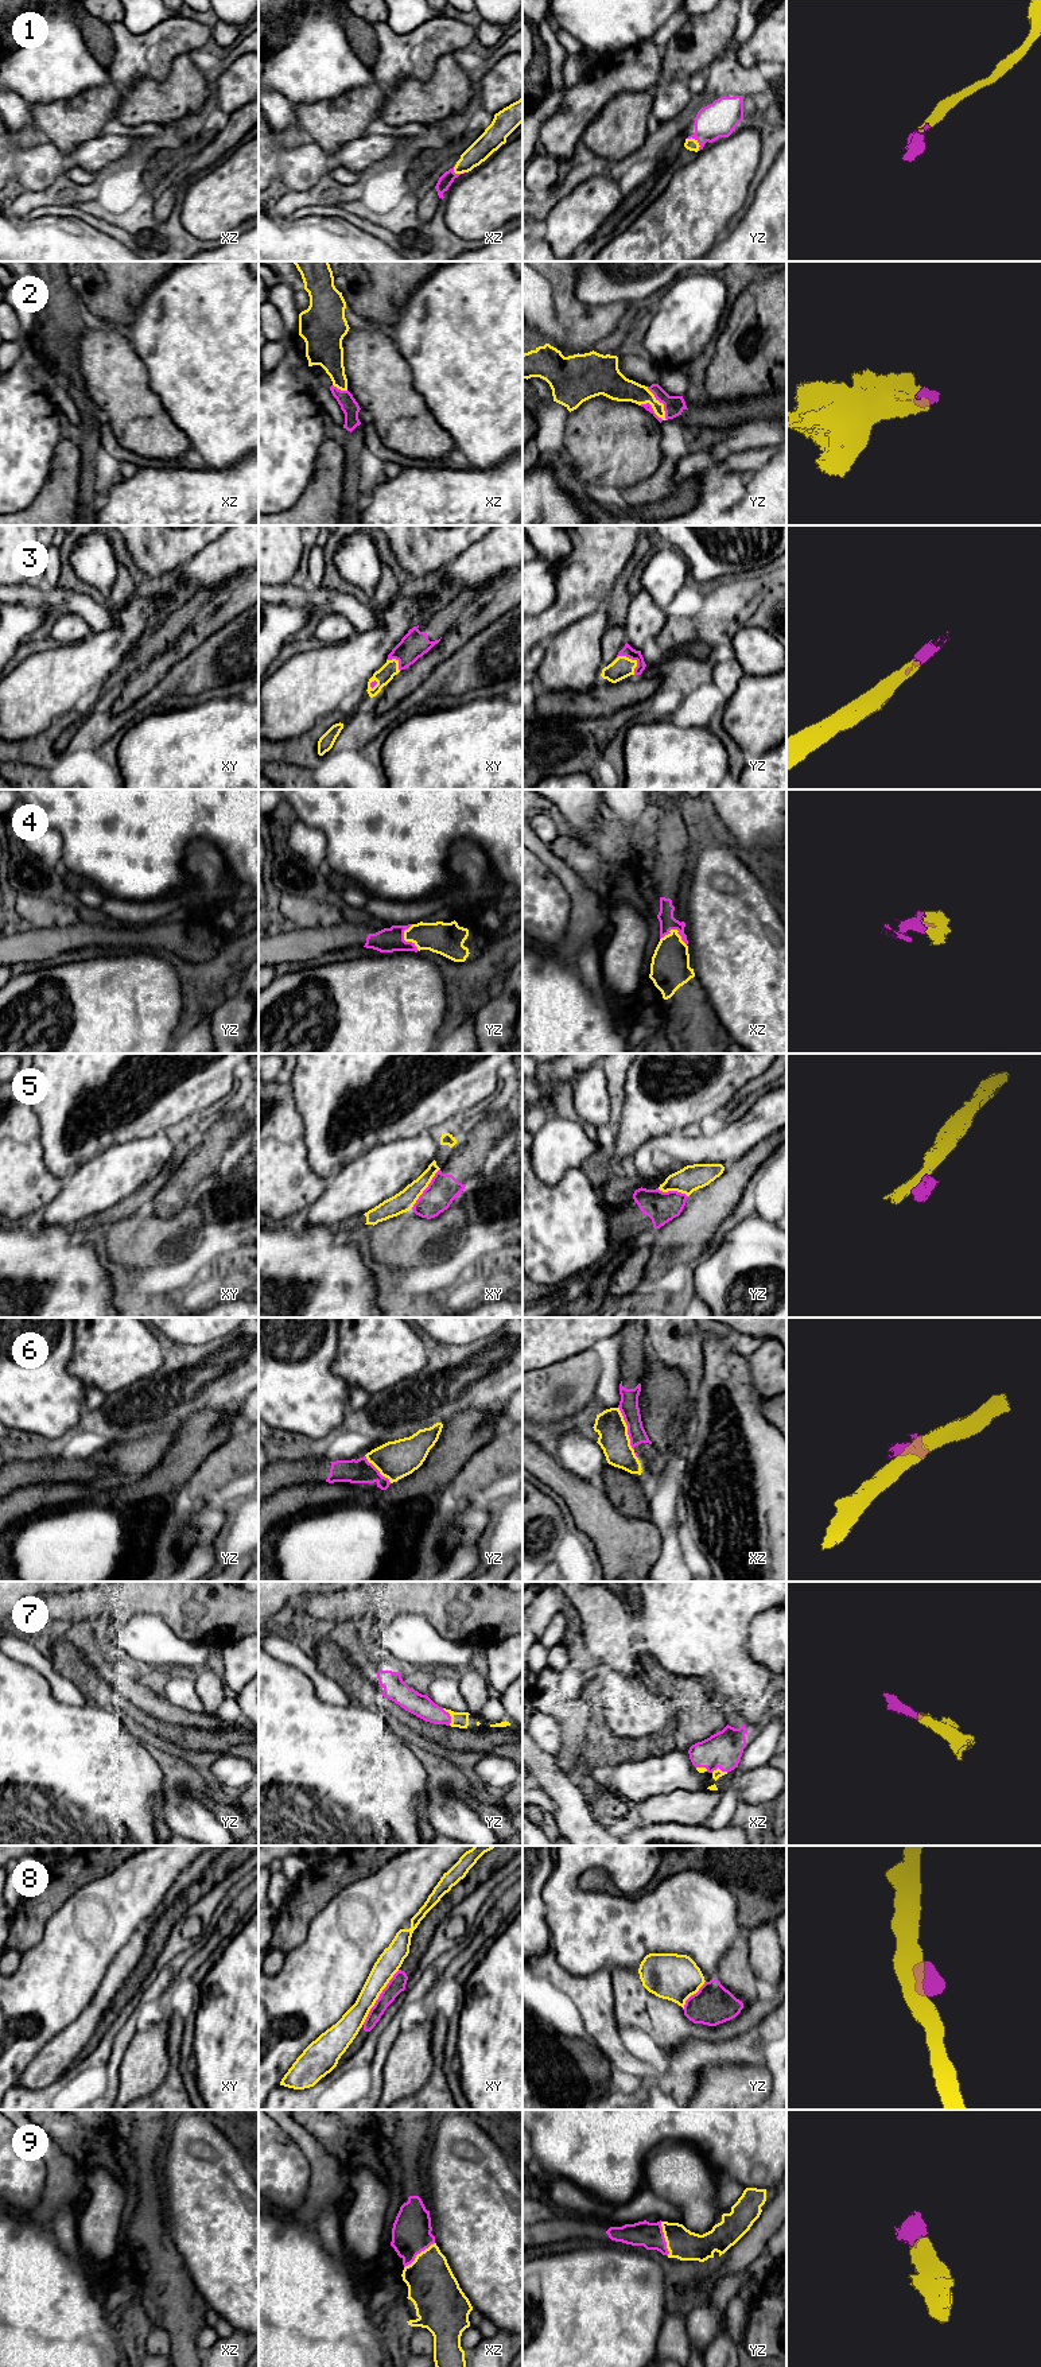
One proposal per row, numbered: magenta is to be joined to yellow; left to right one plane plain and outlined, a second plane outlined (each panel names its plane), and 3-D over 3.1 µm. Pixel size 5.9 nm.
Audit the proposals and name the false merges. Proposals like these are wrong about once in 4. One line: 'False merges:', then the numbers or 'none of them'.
False merges: 5, 6, 8

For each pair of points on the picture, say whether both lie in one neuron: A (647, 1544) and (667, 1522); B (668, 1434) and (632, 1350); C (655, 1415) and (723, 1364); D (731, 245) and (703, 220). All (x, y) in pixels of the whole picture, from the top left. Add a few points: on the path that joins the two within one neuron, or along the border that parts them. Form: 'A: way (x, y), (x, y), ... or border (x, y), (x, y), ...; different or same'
A: border (649, 1517), (661, 1533); different
B: border (651, 1354), (640, 1381), (637, 1405); different
C: border (692, 1400), (694, 1407); different
D: border (726, 232), (710, 247); different

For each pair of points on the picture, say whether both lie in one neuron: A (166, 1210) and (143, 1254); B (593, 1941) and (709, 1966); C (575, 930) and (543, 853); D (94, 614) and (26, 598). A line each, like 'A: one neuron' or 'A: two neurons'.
A: two neurons
B: one neuron
C: one neuron
D: one neuron

